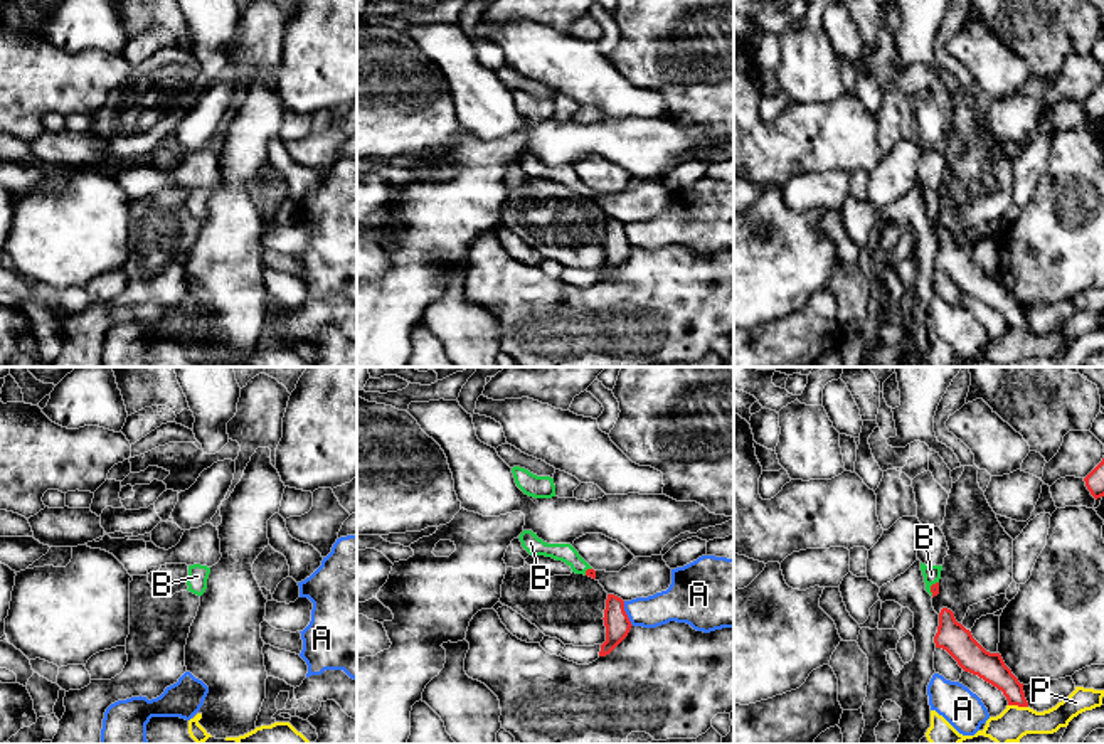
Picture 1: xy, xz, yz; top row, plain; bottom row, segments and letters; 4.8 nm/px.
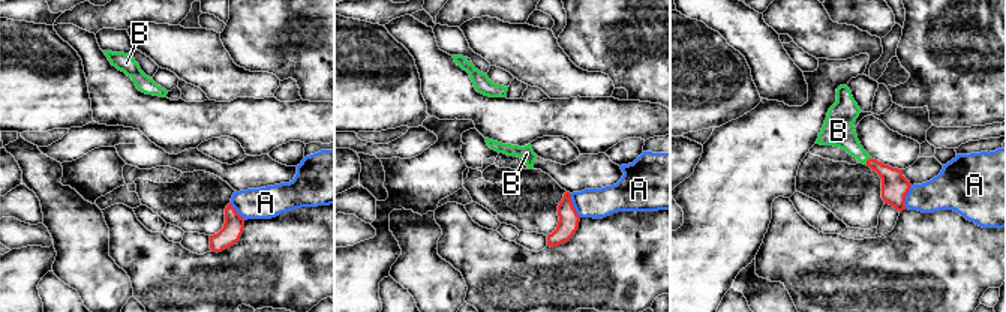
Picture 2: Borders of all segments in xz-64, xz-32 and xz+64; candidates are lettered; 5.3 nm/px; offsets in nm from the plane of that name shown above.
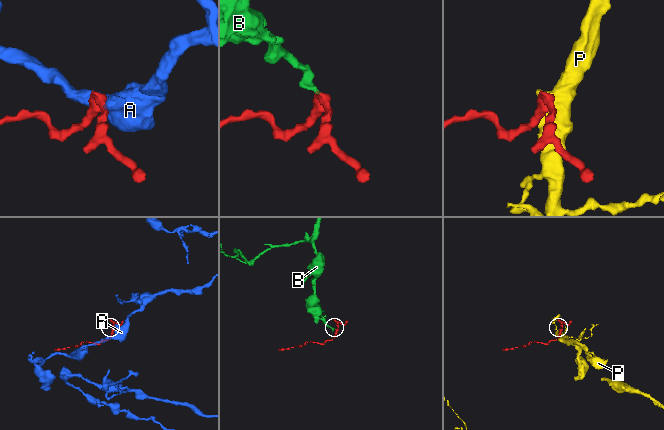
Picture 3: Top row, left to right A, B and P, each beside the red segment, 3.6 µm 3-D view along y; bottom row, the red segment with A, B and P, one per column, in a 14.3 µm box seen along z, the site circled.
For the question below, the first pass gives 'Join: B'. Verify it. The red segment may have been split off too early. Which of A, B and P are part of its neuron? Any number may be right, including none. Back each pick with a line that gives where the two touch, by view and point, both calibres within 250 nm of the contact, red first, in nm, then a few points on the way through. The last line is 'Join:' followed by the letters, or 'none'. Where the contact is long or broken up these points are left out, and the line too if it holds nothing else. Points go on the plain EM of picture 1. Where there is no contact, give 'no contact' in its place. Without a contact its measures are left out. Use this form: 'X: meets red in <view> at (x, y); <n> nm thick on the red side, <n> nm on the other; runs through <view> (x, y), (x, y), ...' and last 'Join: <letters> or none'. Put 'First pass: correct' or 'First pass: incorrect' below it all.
B: meets red in yz at (931, 211); 50 nm thick on the red side, 80 nm on the other; runs through yz (934, 211), (931, 211), (931, 197)
Join: B
First pass: correct

